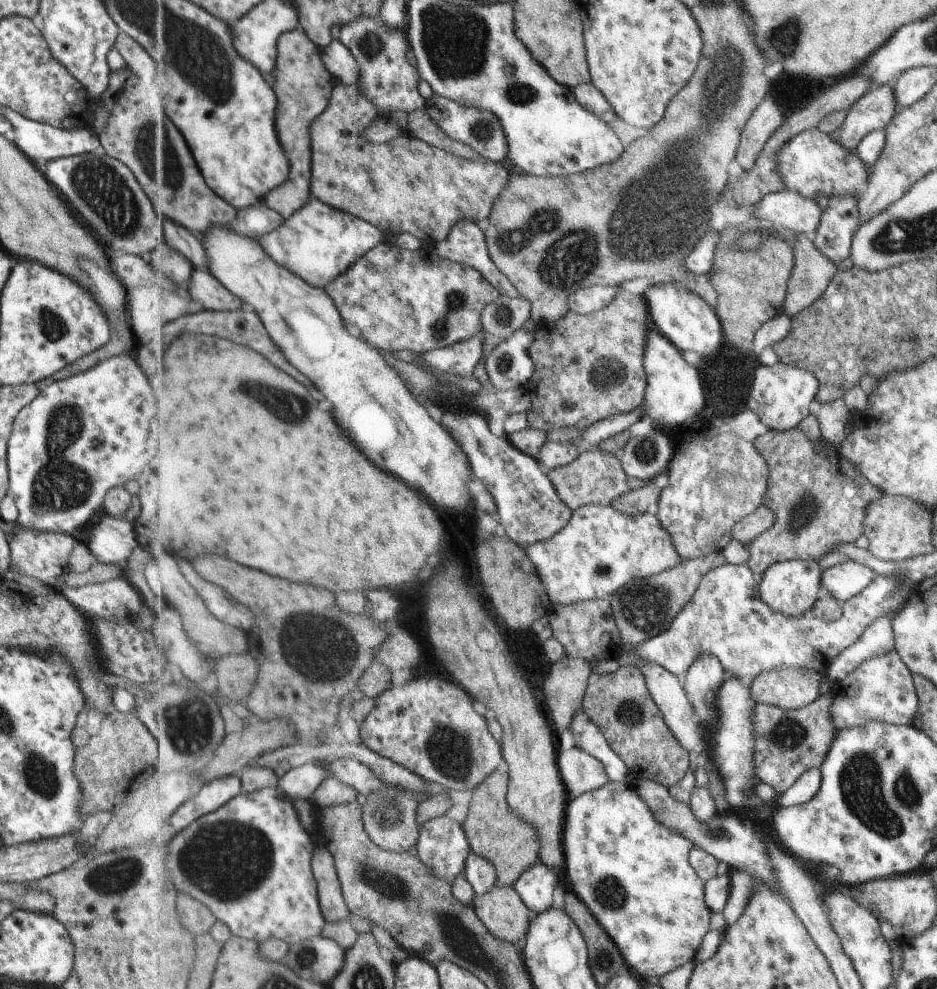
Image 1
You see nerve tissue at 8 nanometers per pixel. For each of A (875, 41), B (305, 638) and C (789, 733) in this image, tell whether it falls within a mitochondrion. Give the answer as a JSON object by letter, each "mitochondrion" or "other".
{"A":"other","B":"mitochondrion","C":"mitochondrion"}

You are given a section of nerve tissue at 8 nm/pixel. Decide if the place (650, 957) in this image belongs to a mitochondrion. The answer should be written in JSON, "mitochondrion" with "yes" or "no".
{"mitochondrion":"no"}

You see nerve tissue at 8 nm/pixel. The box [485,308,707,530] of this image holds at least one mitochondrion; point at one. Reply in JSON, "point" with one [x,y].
{"point":[646,453]}

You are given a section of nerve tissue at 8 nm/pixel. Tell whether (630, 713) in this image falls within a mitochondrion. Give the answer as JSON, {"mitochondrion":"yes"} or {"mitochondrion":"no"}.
{"mitochondrion":"yes"}

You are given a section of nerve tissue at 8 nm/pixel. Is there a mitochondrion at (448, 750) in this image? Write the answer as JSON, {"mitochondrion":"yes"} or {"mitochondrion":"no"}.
{"mitochondrion":"yes"}

